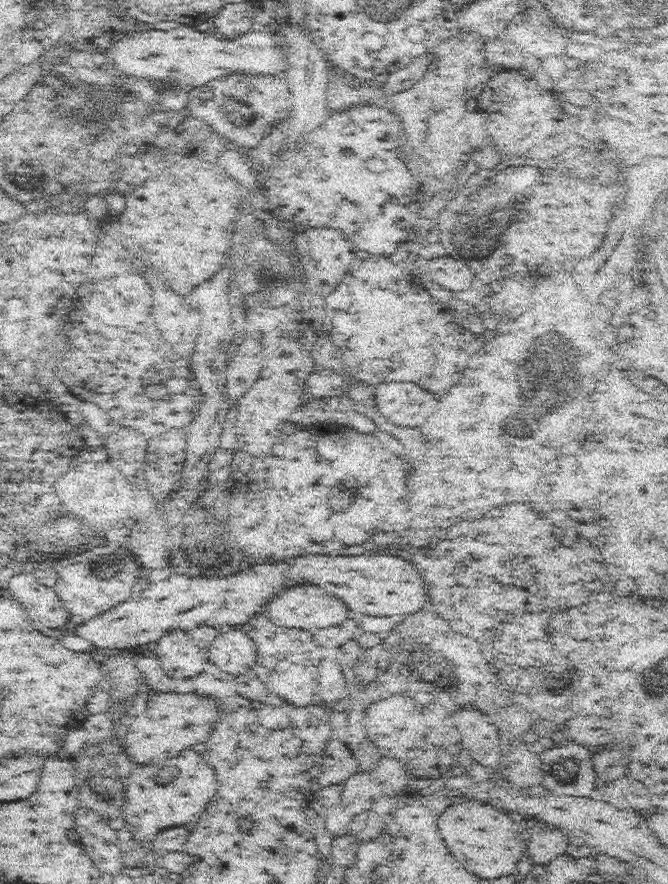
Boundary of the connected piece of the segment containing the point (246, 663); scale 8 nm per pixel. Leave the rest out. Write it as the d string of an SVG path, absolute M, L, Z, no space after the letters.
M240 627L223 629L213 638L205 653L212 672L217 676L228 677L252 675L257 657L255 642Z

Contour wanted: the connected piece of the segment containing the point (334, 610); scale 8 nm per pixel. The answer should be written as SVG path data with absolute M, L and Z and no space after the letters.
M303 583L284 590L278 598L272 598L268 602L266 614L280 626L285 628L296 627L304 629L321 629L346 622L353 614L350 614L350 606L342 602L335 594L313 583Z

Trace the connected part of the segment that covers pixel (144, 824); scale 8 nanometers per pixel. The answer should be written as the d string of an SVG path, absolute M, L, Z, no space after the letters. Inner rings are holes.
M193 744L186 750L179 750L178 754L169 754L163 760L151 761L142 764L136 758L132 763L128 775L124 778L124 786L121 795L121 810L130 829L140 842L149 843L149 848L154 846L154 838L161 830L168 829L176 825L193 825L201 818L203 810L210 804L216 794L219 782L213 766L208 764L208 759L202 756L200 746Z

